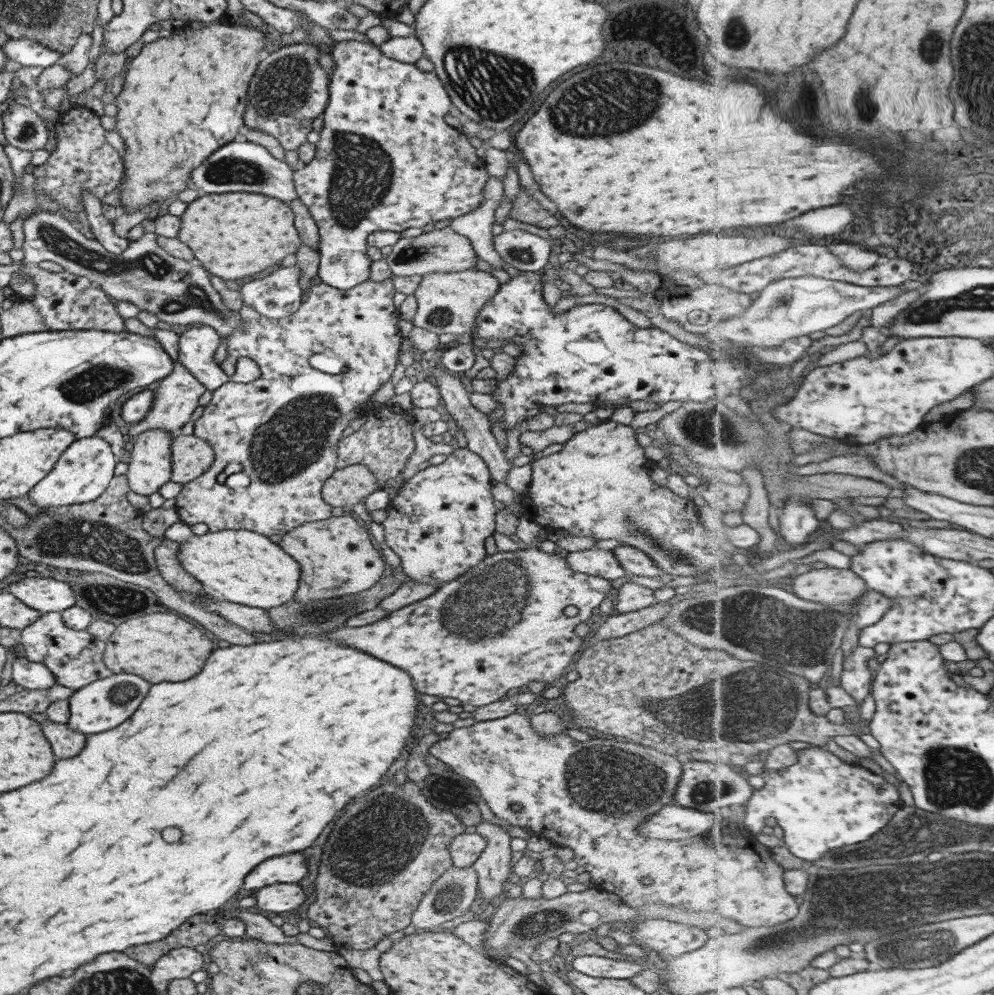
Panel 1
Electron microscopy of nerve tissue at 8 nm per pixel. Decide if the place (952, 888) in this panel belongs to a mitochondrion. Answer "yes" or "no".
yes

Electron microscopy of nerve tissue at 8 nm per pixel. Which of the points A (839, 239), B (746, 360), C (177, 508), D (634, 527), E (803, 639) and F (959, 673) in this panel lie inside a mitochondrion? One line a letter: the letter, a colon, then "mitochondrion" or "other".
A: other
B: other
C: other
D: mitochondrion
E: mitochondrion
F: other

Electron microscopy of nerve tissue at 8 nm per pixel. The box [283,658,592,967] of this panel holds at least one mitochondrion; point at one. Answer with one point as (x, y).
(393, 826)

